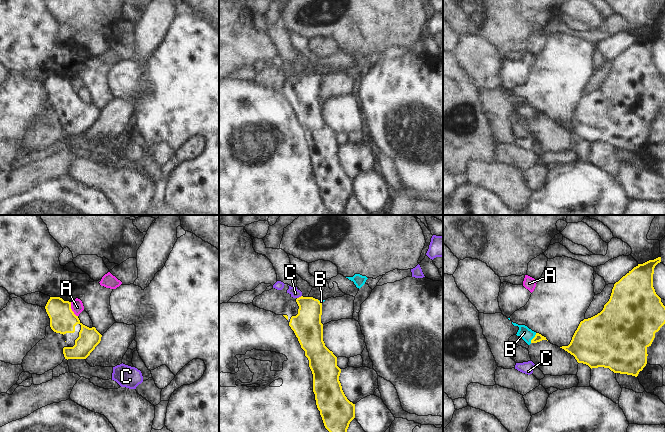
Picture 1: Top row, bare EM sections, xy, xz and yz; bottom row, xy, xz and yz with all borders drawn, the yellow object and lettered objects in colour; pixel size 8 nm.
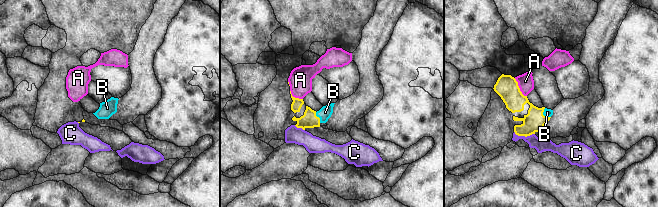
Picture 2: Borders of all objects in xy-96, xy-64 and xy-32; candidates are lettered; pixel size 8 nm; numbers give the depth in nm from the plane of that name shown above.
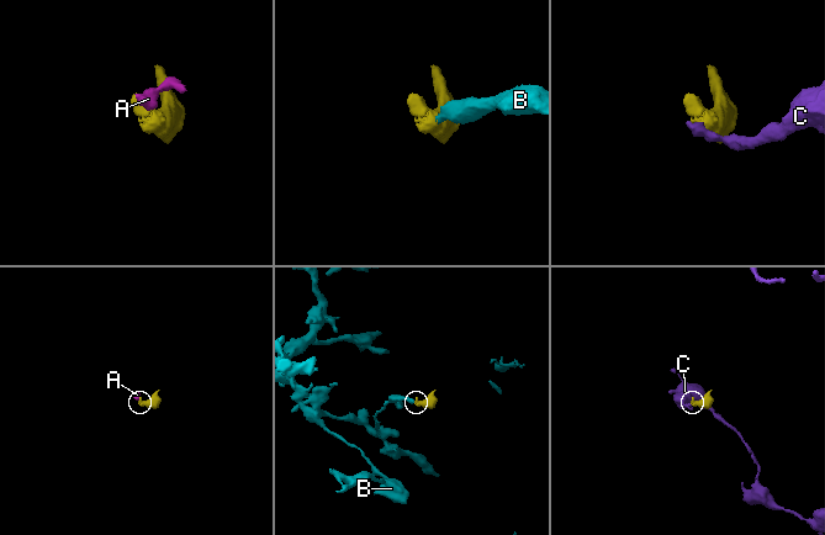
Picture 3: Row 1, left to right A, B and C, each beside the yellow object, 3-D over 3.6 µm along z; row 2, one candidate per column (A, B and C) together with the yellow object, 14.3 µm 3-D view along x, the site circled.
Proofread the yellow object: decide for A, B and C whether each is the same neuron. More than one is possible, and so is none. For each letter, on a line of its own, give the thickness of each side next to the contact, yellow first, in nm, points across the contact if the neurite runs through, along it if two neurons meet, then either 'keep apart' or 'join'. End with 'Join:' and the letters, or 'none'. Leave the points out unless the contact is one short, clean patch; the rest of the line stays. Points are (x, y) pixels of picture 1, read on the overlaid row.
A: 200 nm thick on the yellow side, 100 nm on the other; border along xy (70, 302), (70, 308), (77, 316); keep apart
B: 70 nm thick on the yellow side, 100 nm on the other; runs through yz (538, 337), (533, 338), (524, 332); join
C: 240 nm thick on the yellow side, 80 nm on the other; border along xz (301, 295), (297, 298); keep apart
Join: B

